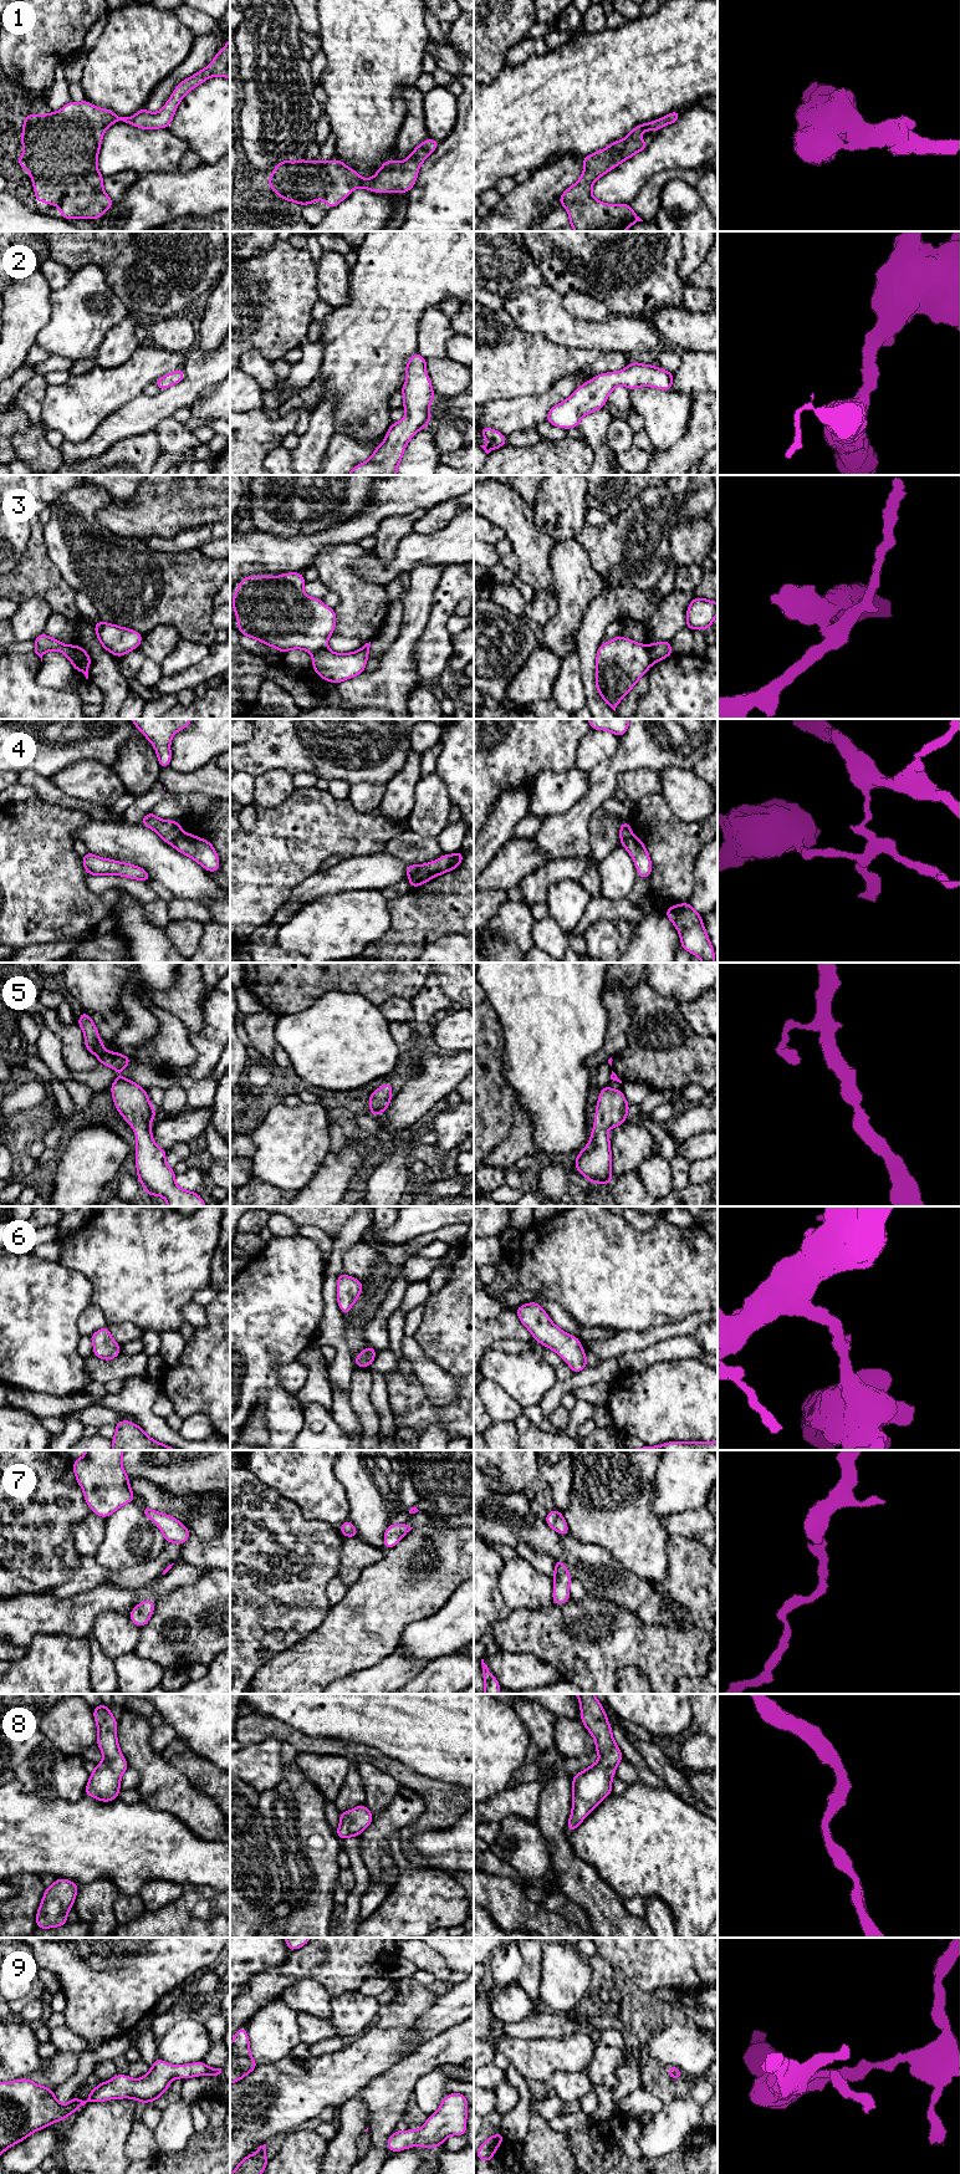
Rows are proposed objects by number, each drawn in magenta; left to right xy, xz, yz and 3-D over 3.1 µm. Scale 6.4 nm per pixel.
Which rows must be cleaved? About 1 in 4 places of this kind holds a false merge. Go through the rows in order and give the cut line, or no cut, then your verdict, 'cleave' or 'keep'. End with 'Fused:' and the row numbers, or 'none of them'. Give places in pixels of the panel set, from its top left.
1: no cut; keep
2: no cut; keep
3: cut in xy along (73, 646), (73, 654), (88, 664); cleave
4: cut in xz along (419, 866), (408, 877); cleave
5: no cut; keep
6: no cut; keep
7: no cut; keep
8: no cut; keep
9: no cut; keep
Fused: 3, 4

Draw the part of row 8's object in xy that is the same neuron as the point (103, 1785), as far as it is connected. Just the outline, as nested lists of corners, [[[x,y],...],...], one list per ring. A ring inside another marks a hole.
[[[101,1703],[93,1708],[97,1723],[97,1746],[102,1751],[103,1761],[97,1764],[85,1788],[85,1795],[101,1802],[118,1798],[121,1776],[129,1767],[118,1746],[118,1723],[111,1710]]]

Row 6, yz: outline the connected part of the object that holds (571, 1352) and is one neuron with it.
[[[528,1302],[515,1311],[532,1337],[540,1344],[558,1353],[575,1374],[588,1367],[587,1356],[577,1336],[571,1336],[558,1328],[540,1303]]]

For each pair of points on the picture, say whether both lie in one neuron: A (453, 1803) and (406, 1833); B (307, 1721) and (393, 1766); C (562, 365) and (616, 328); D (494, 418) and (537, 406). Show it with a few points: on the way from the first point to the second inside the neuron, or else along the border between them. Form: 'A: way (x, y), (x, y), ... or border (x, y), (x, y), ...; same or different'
A: way (442, 1811), (417, 1828); same
B: border (311, 1736), (340, 1738), (368, 1746); different
C: border (558, 343), (616, 351); different
D: way (505, 416), (516, 416), (526, 412); same

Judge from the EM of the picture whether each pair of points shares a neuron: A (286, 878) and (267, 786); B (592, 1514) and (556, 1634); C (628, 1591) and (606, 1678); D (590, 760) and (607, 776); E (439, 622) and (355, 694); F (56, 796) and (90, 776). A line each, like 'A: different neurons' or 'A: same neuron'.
A: different neurons
B: different neurons
C: different neurons
D: different neurons
E: different neurons
F: different neurons

